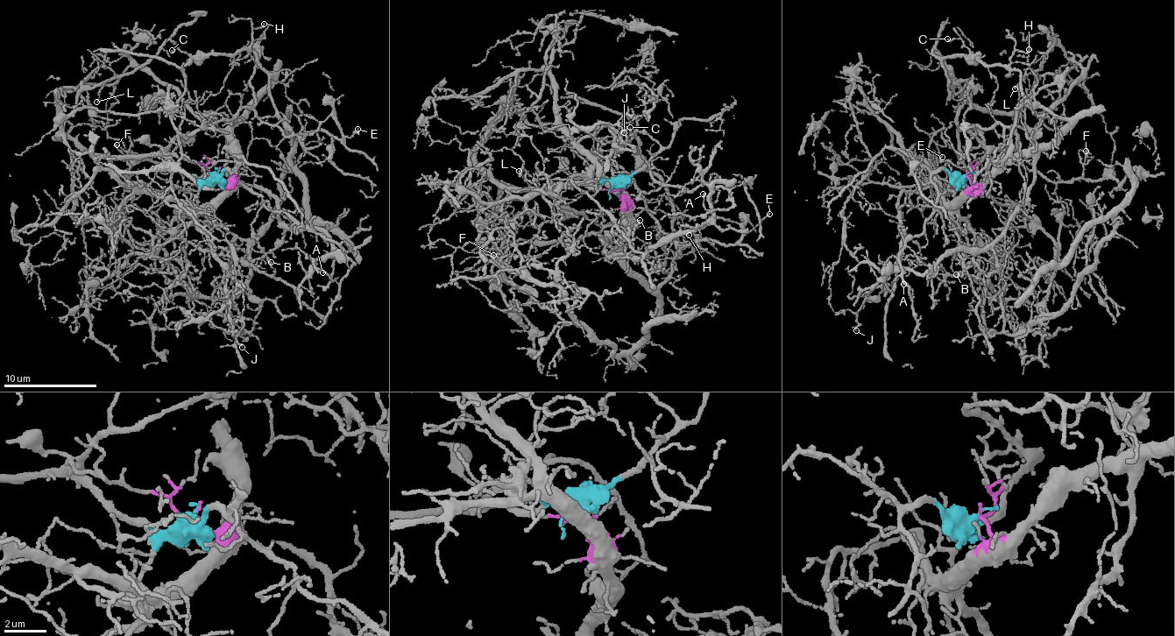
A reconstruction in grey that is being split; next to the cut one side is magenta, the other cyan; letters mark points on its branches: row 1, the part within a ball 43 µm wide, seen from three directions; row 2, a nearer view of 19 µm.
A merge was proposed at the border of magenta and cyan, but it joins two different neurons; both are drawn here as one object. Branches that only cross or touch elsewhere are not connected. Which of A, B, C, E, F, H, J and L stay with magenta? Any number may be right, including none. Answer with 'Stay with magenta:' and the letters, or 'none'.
Stay with magenta: C, E, H, J

